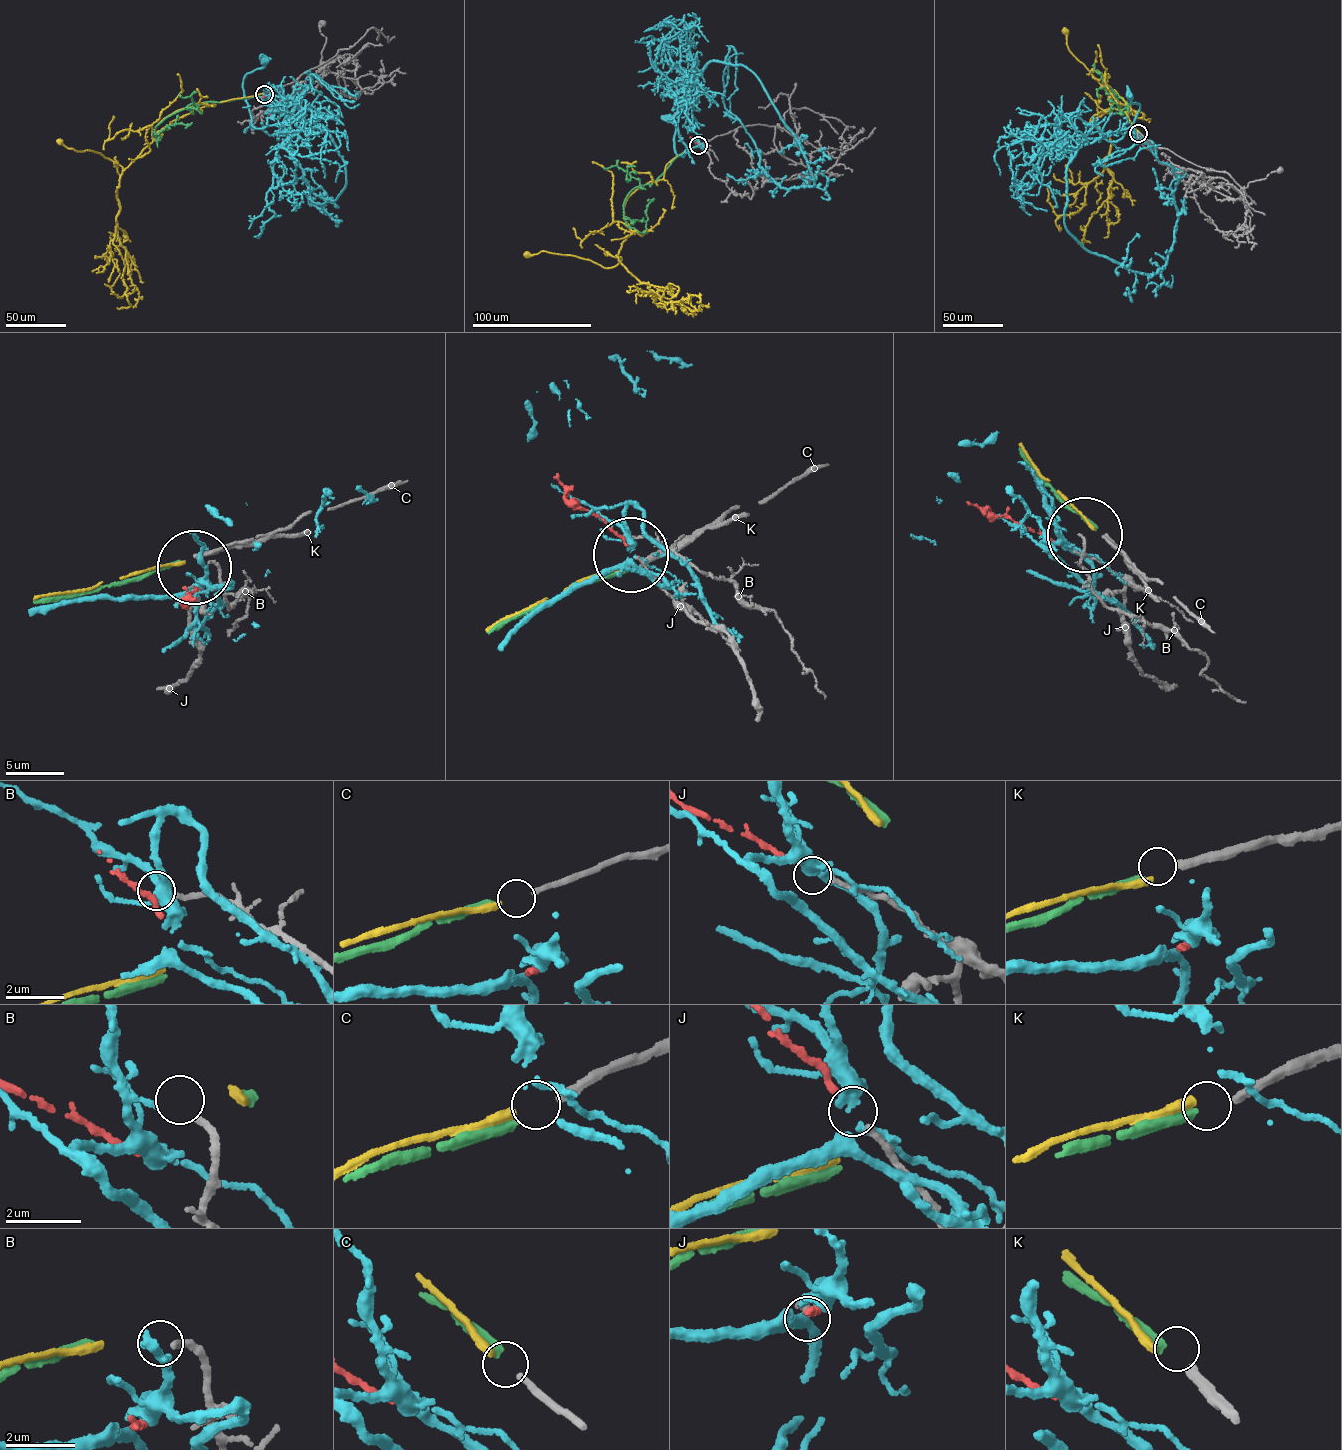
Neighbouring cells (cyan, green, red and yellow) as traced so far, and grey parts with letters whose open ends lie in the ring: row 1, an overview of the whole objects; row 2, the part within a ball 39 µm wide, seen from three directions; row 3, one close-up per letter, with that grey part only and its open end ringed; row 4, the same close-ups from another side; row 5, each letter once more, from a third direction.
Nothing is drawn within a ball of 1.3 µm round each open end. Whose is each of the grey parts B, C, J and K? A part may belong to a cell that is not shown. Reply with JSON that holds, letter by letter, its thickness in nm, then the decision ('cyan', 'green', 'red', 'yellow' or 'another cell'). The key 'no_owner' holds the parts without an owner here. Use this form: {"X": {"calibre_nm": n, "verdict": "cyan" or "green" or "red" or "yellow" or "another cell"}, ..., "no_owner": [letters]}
{"B": {"calibre_nm": 180, "verdict": "another cell"}, "C": {"calibre_nm": 200, "verdict": "yellow"}, "J": {"calibre_nm": 150, "verdict": "red"}, "K": {"calibre_nm": 240, "verdict": "green"}, "no_owner": ["B"]}

